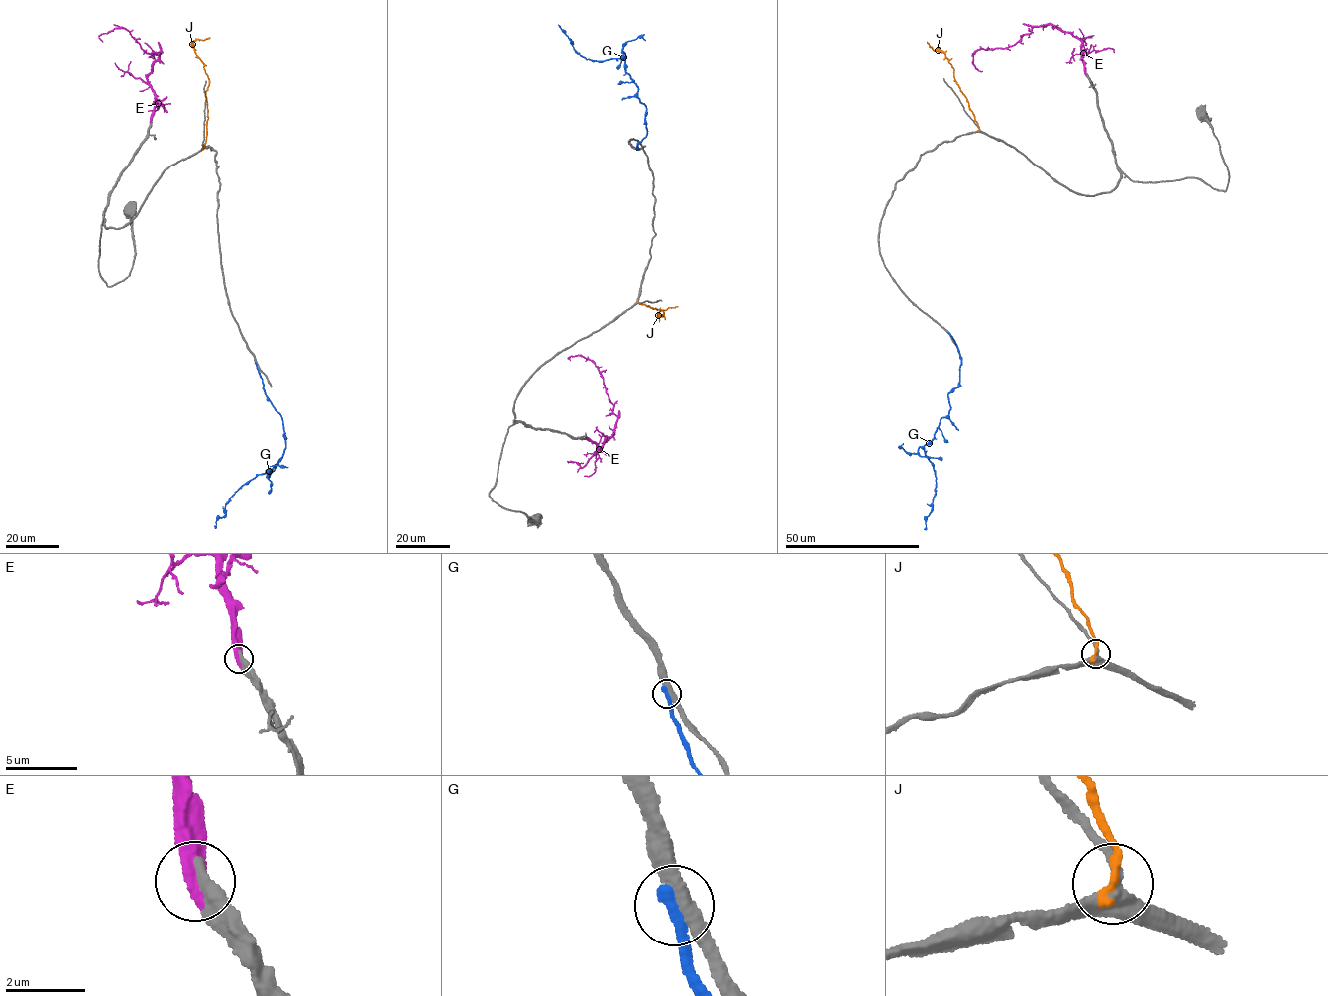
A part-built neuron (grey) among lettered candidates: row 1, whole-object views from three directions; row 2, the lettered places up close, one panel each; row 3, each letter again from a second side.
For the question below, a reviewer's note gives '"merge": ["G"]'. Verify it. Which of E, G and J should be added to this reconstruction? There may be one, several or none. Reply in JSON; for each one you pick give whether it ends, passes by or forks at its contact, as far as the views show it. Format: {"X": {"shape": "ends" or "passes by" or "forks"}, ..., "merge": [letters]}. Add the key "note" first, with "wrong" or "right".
{"note": "wrong", "E": {"shape": "ends"}, "merge": ["E"]}

